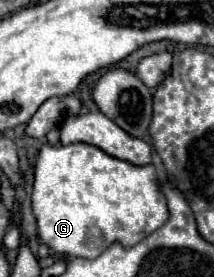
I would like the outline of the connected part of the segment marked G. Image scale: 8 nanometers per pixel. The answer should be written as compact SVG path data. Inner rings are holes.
M44 143L40 147L34 165L32 211L38 235L50 249L84 259L98 257L114 241L132 247L142 233L156 231L168 219L166 197L158 187L154 165L136 167L86 143L66 147Z

